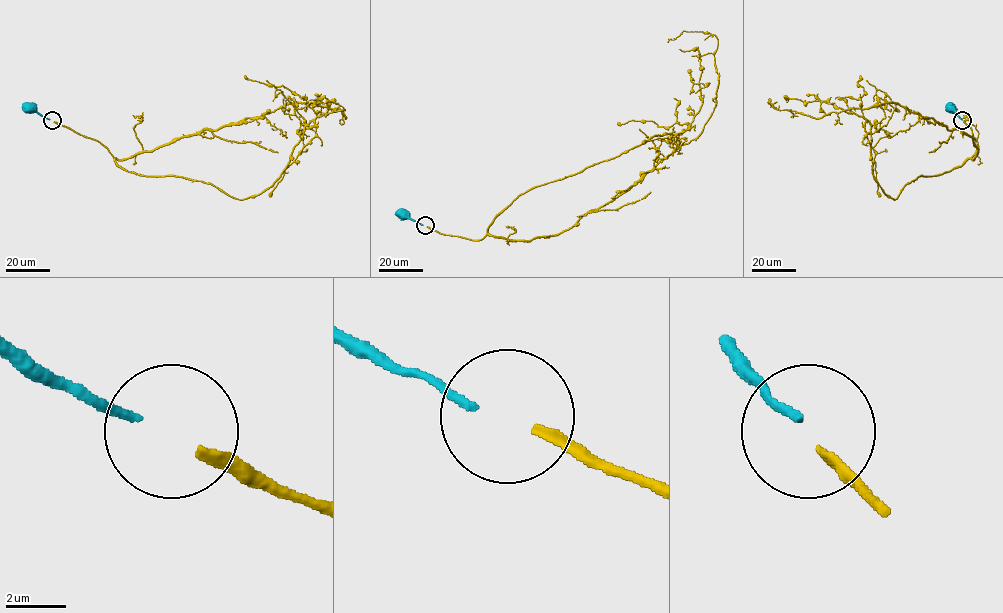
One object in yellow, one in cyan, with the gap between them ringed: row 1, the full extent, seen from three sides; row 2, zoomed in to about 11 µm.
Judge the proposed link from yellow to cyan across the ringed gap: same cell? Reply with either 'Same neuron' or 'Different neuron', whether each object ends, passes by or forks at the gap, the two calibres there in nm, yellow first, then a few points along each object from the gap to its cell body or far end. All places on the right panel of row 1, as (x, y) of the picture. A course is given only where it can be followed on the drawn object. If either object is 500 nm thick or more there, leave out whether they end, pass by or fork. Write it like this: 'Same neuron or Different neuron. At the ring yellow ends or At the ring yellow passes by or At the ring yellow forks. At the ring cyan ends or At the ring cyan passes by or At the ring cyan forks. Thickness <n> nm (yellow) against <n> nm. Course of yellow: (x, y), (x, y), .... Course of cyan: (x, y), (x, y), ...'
Same neuron. At the ring yellow ends. At the ring cyan ends. Thickness 320 nm (yellow) against 280 nm. Course of yellow: (963, 121), (977, 140), (973, 159), (971, 137), (898, 104), (814, 118), (775, 109), (768, 100), (779, 105). Course of cyan: (962, 119), (948, 109)

